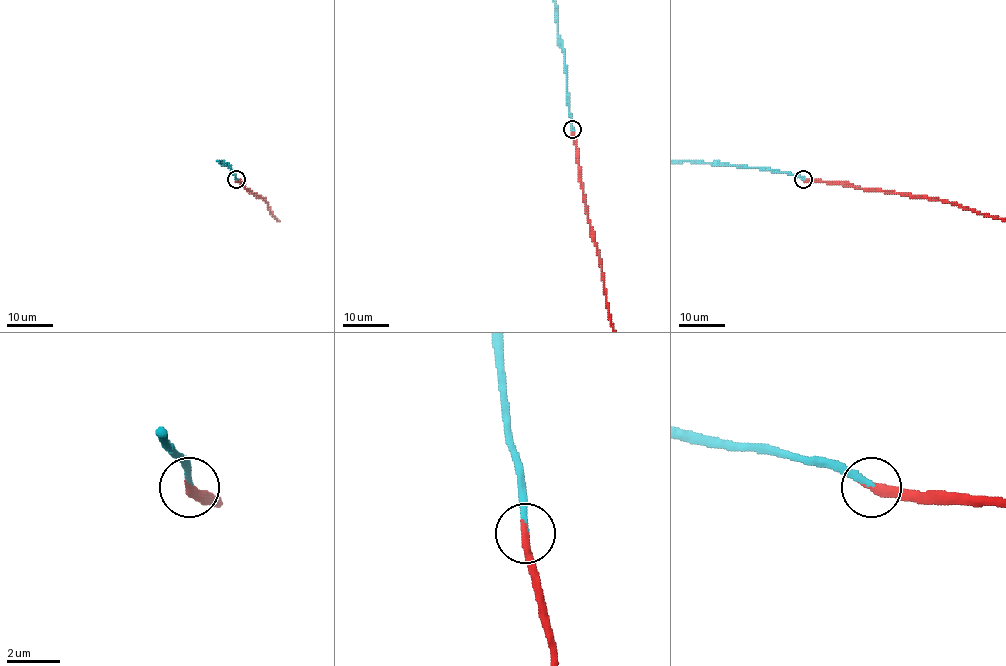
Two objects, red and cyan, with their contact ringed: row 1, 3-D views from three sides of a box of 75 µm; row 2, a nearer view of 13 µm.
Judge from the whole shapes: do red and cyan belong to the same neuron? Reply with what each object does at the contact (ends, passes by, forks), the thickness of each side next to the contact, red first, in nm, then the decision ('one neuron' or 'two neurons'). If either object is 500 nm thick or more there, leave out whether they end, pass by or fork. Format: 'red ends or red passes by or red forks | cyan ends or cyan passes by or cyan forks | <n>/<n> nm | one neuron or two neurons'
red ends | cyan ends | 360/220 nm | one neuron

